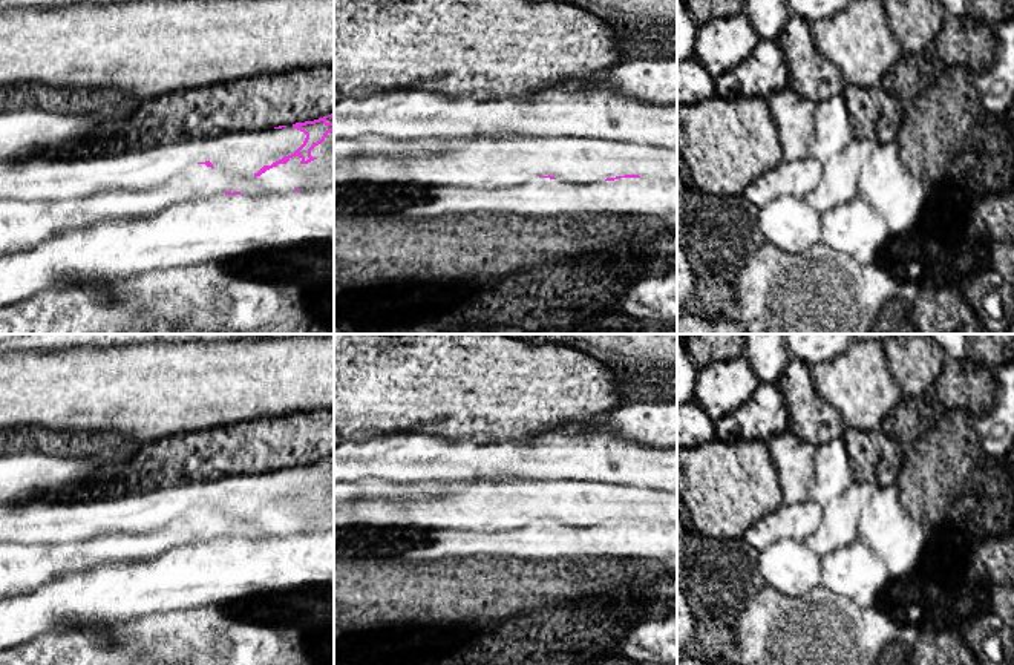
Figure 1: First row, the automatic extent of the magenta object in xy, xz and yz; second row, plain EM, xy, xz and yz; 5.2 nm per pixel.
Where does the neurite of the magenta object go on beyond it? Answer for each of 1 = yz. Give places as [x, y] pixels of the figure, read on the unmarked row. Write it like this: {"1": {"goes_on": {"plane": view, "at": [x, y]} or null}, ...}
{"1": {"goes_on": null}}

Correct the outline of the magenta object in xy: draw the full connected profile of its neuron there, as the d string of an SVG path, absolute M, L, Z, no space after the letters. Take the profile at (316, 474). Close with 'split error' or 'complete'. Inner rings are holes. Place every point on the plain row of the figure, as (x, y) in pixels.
M334 457L293 467L306 478L303 487L288 500L263 509L253 522L234 526L210 504L198 506L168 527L149 535L112 533L90 542L34 547L0 544L0 599L32 593L55 576L72 575L109 562L136 562L156 558L179 545L205 542L219 536L263 539L334 529L334 510L325 516L305 516L302 507L334 500Z; split error

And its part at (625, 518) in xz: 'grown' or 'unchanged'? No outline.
grown

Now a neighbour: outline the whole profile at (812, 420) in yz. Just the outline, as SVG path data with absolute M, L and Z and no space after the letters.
M790 359L777 385L790 415L790 431L798 438L818 447L844 437L847 428L813 389L810 368L804 362Z

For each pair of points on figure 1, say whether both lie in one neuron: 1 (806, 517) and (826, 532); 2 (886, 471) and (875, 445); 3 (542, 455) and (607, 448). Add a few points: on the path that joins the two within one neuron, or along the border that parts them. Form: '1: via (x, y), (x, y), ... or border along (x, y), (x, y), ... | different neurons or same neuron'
1: border along (823, 507), (820, 526), (803, 541) | different neurons
2: via (879, 465), (875, 451) | same neuron
3: via (558, 454), (592, 451) | same neuron

